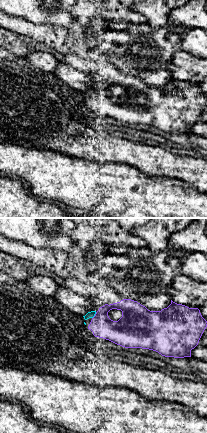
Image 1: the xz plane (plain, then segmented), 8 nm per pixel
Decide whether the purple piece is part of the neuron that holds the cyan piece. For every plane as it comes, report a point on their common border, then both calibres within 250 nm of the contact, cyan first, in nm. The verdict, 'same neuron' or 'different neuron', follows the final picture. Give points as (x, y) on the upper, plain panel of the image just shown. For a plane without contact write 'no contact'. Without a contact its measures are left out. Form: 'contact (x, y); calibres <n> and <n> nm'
contact (94, 91); calibres 50 and 200 nm

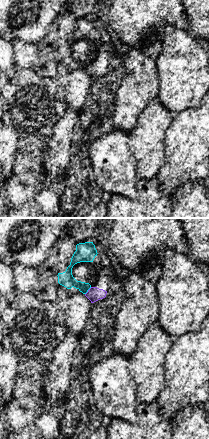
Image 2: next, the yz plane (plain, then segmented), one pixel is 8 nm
contact (87, 67); calibres 120 and 120 nm

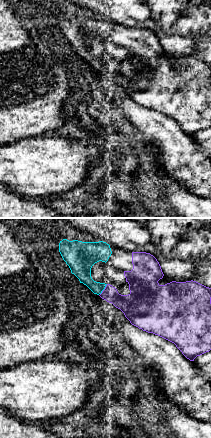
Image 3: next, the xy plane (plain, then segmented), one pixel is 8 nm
contact (104, 64); calibres 160 and 170 nm

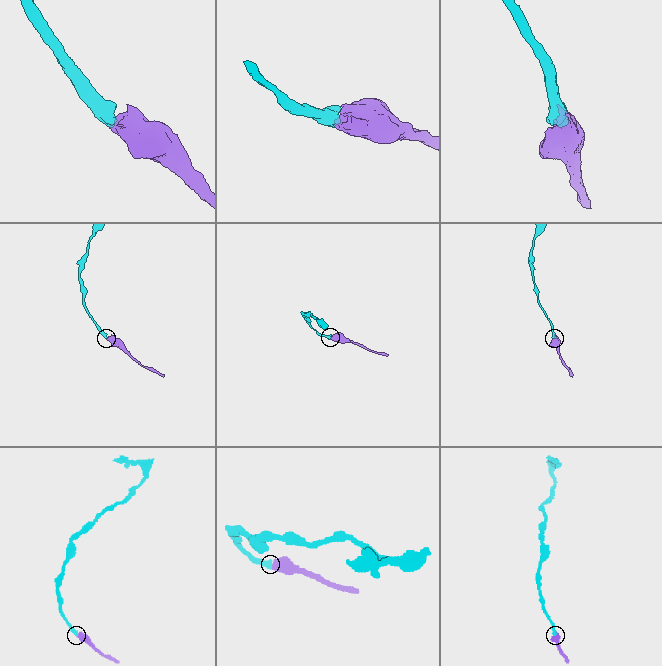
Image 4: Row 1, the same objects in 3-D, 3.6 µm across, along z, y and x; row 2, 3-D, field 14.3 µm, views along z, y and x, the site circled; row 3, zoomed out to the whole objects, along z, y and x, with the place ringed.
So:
same neuron

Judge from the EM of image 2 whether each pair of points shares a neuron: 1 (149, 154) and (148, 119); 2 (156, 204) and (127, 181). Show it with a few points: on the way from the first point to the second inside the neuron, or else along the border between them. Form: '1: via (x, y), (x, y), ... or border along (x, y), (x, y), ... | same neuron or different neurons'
1: via (148, 145), (148, 128) | same neuron
2: border along (139, 179), (135, 197), (113, 194) | different neurons

